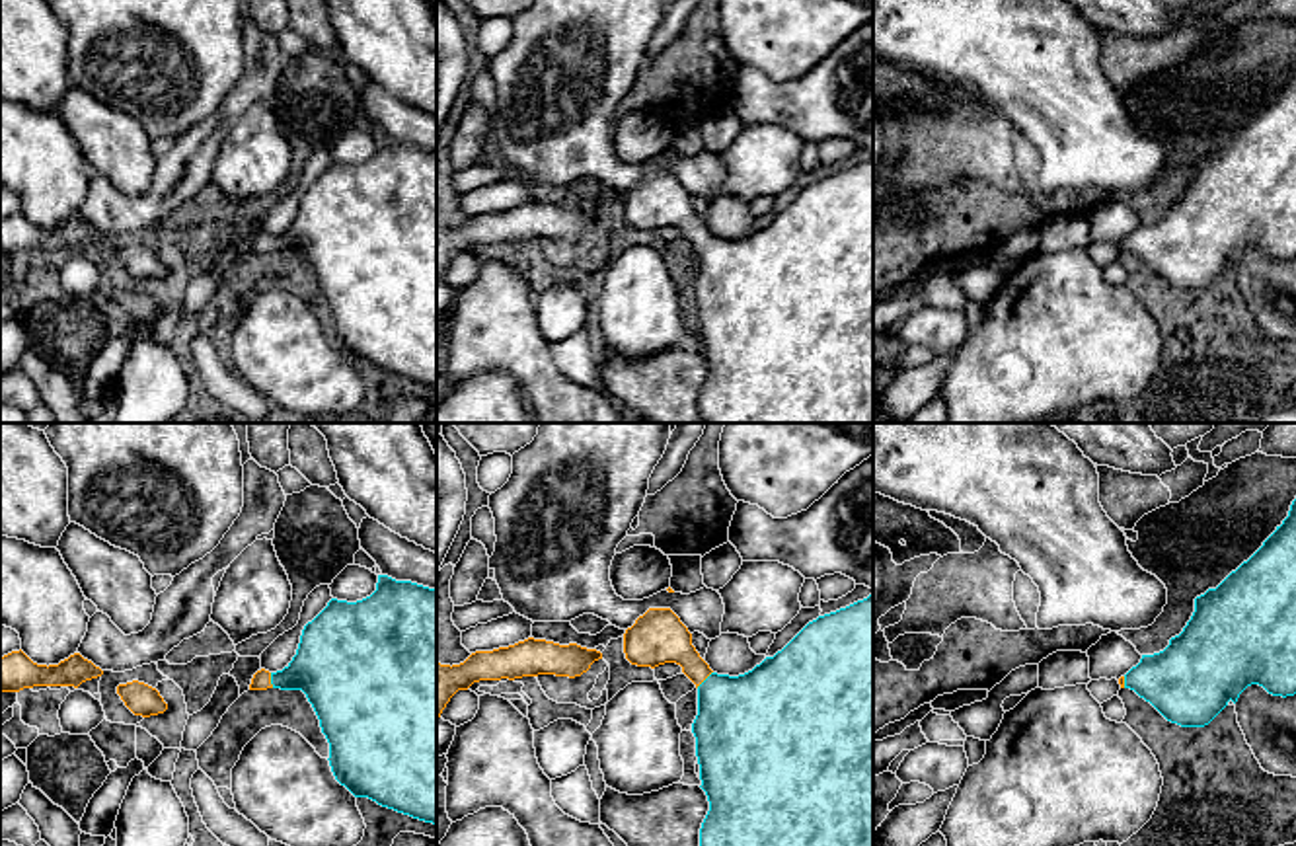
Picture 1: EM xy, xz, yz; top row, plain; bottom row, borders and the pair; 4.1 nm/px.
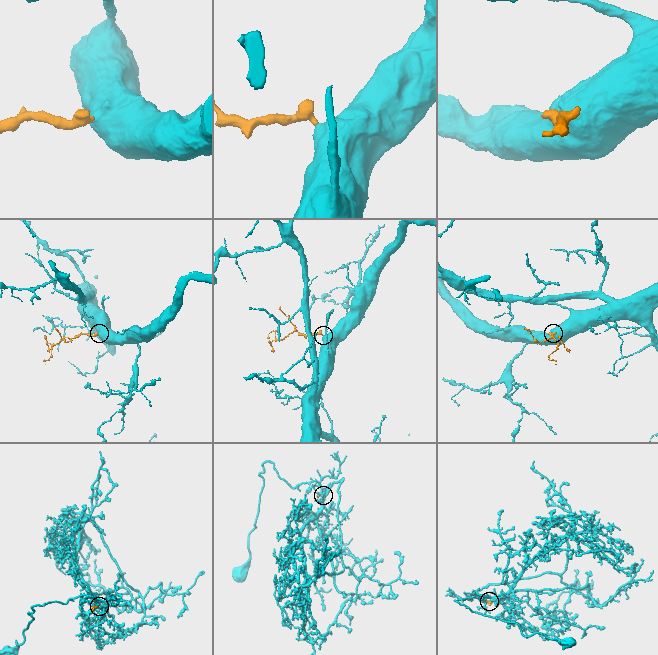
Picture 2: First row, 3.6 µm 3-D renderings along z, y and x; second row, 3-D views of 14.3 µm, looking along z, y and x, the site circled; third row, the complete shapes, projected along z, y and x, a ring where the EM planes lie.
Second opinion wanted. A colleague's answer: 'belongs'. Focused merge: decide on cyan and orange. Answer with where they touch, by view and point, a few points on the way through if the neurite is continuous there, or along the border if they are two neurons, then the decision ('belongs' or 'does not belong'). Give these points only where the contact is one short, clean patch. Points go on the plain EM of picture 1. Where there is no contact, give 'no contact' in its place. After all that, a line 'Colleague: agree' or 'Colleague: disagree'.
meets cyan in xz at (706, 242); runs through xz (745, 289), (706, 242), (661, 201); belongs
Colleague: agree

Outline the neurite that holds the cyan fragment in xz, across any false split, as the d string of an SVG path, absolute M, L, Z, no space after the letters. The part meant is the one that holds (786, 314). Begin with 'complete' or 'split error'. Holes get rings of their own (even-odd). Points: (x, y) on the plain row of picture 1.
split error; M873 156L809 185L781 214L752 234L717 238L670 172L649 172L624 197L631 228L676 226L698 251L692 287L709 374L700 392L705 423L873 423Z

